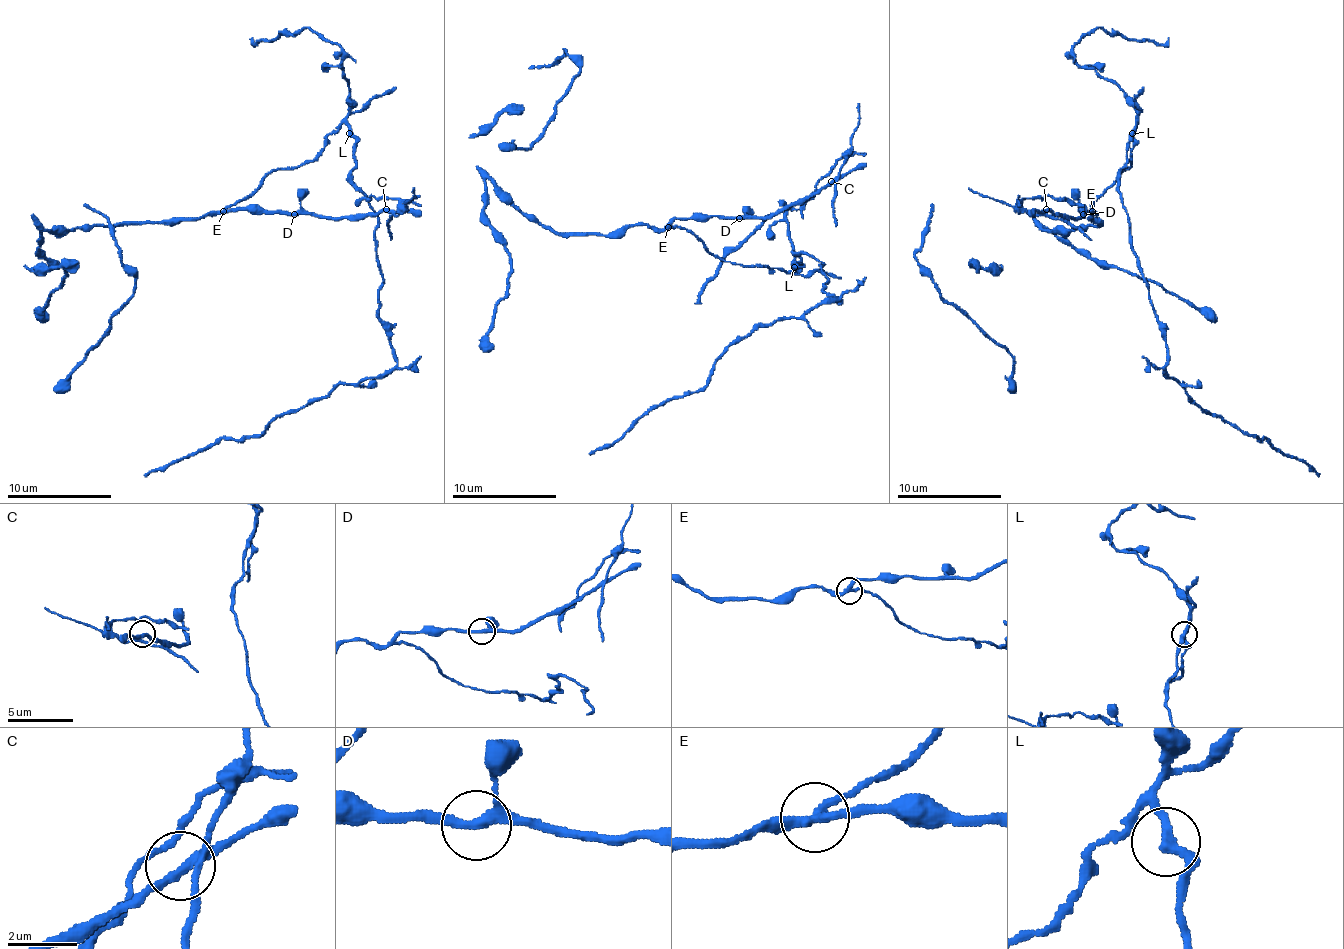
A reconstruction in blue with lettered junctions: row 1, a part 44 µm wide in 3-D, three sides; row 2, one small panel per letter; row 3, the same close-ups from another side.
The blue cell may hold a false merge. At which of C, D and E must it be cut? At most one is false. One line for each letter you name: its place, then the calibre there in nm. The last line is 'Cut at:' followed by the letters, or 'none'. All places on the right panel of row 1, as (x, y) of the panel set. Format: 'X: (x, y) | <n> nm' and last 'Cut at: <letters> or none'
E: (1092, 211) | 240 nm
Cut at: E

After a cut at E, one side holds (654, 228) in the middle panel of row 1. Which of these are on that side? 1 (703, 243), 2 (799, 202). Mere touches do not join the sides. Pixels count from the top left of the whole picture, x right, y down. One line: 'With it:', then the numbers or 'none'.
With it: 2

